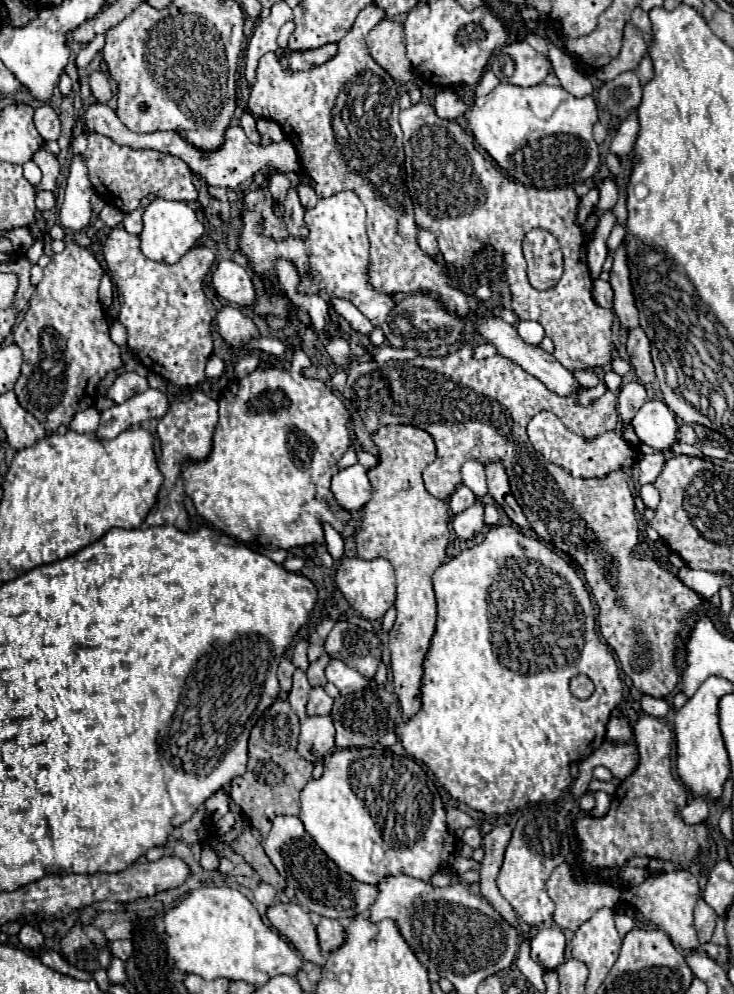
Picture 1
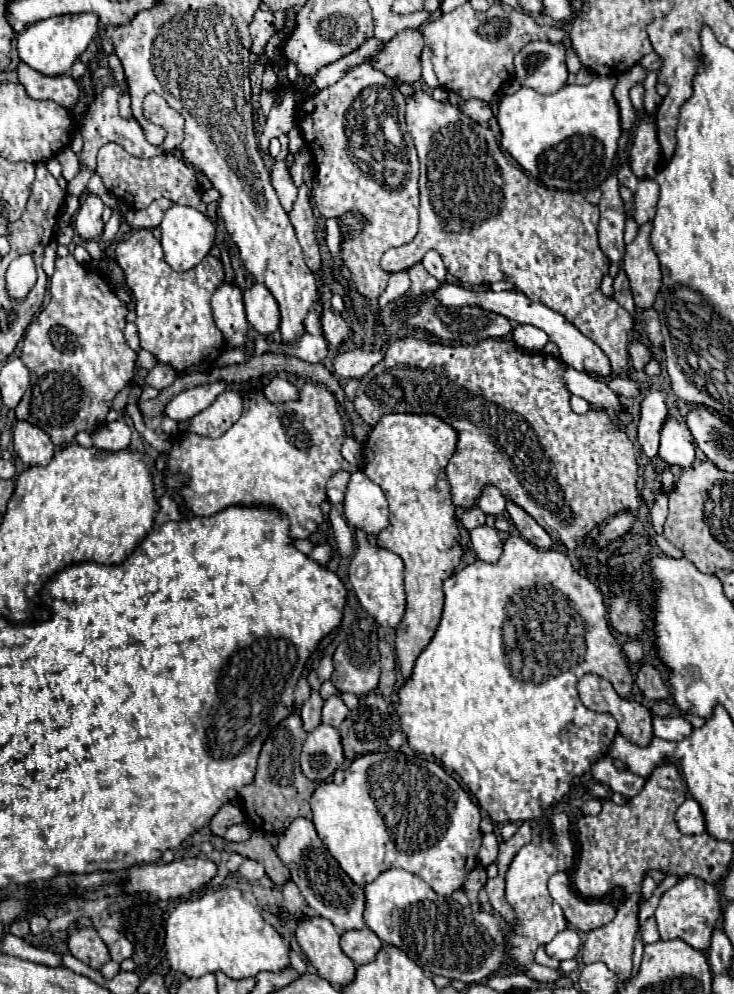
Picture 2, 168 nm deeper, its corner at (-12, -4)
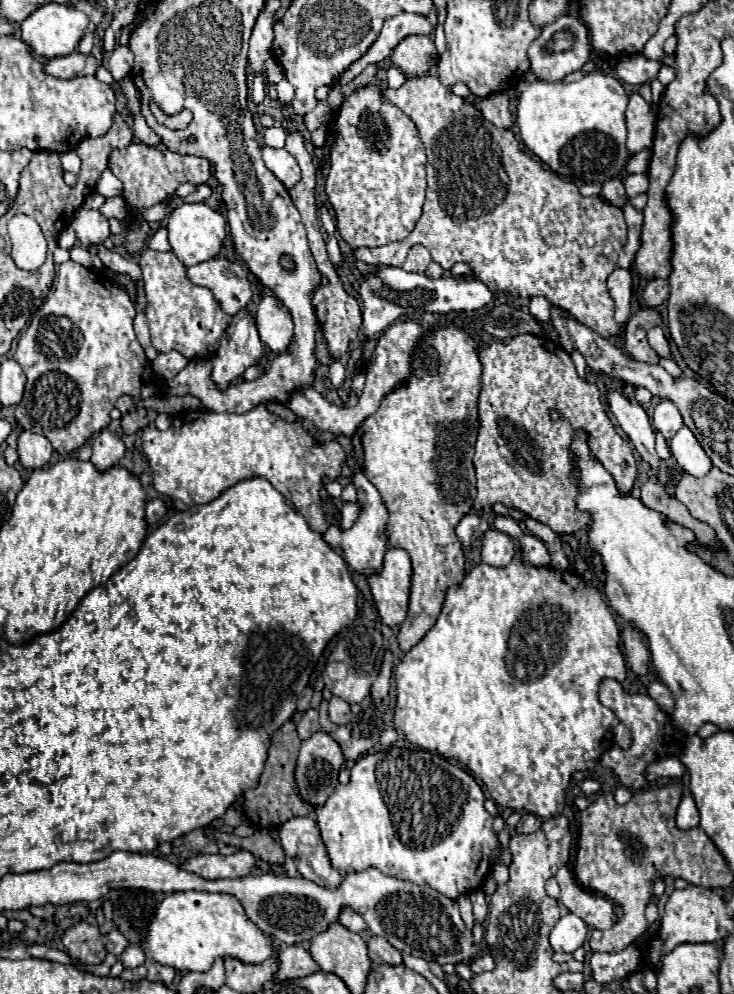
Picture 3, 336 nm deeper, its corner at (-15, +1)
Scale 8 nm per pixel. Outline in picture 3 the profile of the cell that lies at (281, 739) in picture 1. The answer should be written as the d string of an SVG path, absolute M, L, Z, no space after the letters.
M288 721L272 737L266 769L262 773L262 779L260 779L258 787L244 793L244 813L254 825L266 827L266 829L278 829L282 823L286 823L292 817L298 817L298 815L304 817L304 815L312 813L312 807L308 807L300 799L300 795L296 795L294 767L296 767L298 749L300 749L300 739L296 735L296 725L292 721Z

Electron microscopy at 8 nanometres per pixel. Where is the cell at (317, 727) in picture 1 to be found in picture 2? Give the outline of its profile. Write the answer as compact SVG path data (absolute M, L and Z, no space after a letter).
M319 724L313 732L309 732L303 752L301 752L301 770L309 780L329 780L337 766L345 762L341 734L337 728Z

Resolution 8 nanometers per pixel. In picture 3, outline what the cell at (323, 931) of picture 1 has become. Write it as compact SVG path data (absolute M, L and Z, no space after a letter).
M370 937L368 941L368 951L370 951L370 959L374 965L402 965L402 955L398 949L394 949L384 937Z

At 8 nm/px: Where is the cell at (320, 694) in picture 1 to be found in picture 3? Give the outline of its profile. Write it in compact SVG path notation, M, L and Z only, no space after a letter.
M332 697L330 699L330 721L336 725L346 725L350 719L352 719L350 705L344 703L344 699Z

